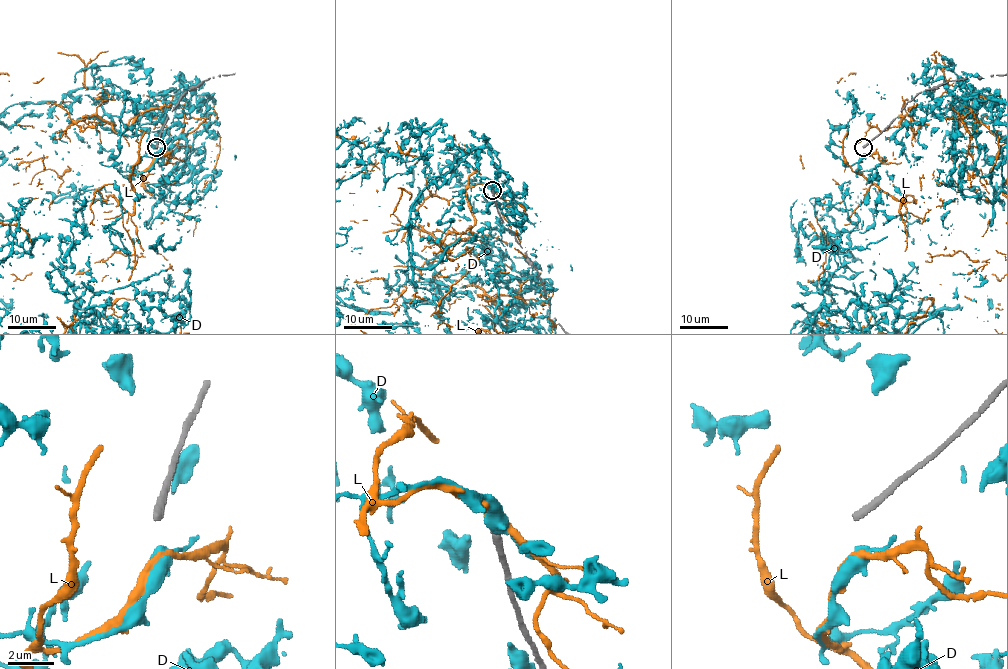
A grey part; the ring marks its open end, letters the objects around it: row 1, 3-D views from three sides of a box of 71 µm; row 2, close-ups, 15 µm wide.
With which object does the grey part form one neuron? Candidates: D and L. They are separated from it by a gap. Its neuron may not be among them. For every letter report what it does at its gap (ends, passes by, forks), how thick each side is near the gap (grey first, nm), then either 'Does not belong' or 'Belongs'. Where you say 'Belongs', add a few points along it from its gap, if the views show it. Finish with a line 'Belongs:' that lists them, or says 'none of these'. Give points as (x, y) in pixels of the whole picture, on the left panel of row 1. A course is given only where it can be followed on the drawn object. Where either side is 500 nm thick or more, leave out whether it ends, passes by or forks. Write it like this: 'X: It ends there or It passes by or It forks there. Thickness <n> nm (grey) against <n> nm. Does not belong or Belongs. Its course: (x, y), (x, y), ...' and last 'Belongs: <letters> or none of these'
D: It forks there. Thickness 320 nm (grey) against 360 nm. Does not belong
L: It passes by. Thickness 320 nm (grey) against 280 nm. Does not belong
Belongs: none of these

